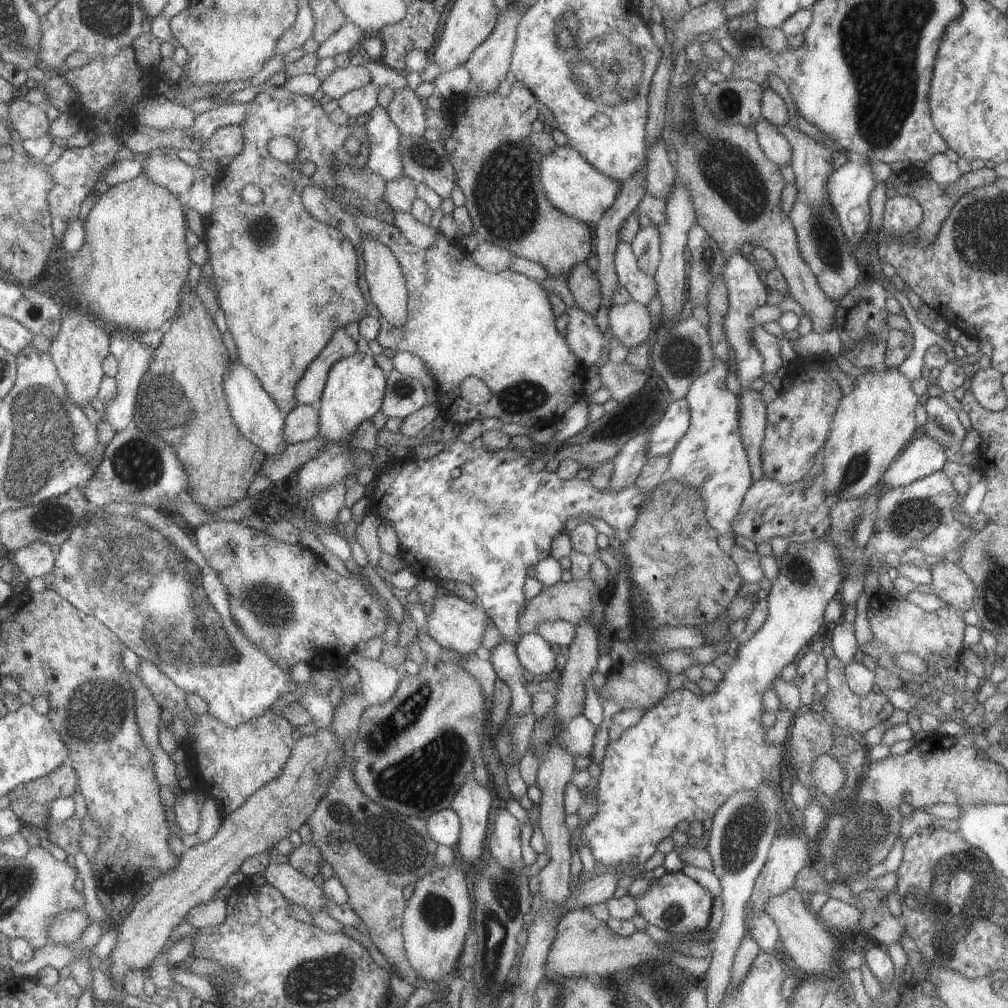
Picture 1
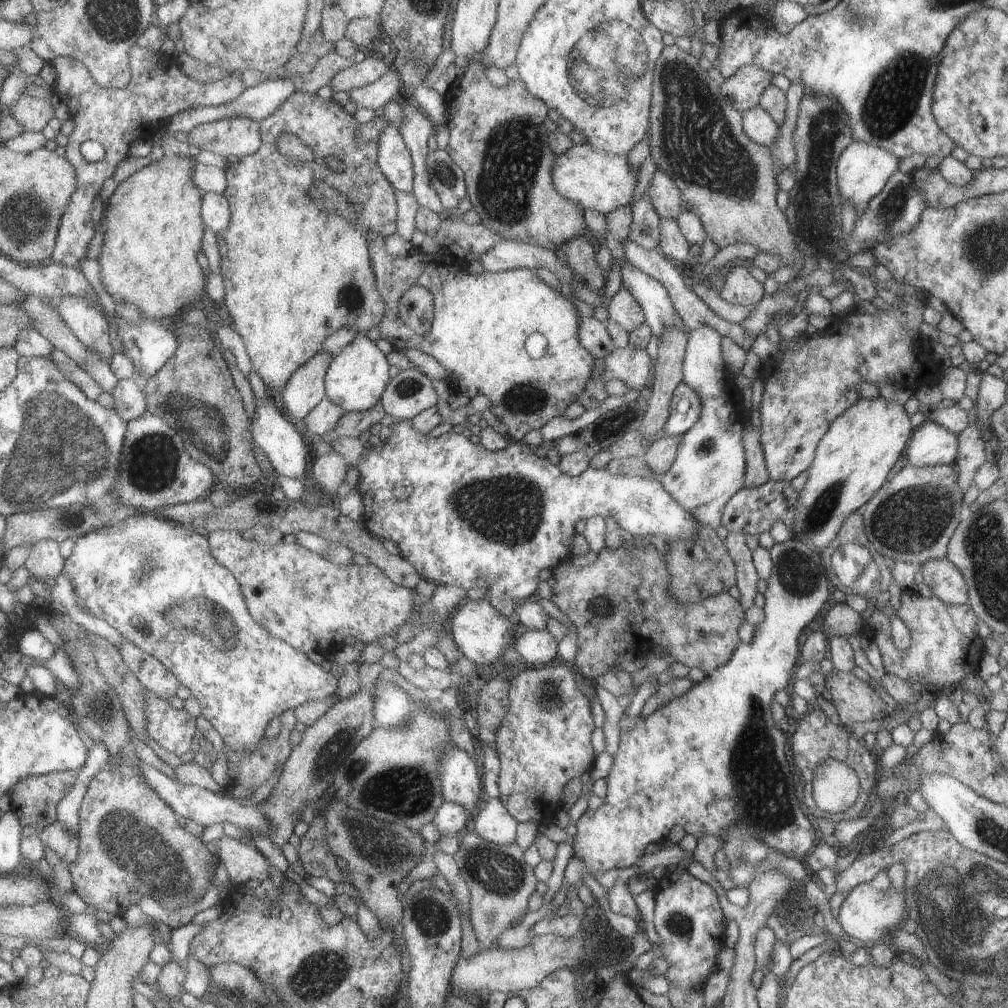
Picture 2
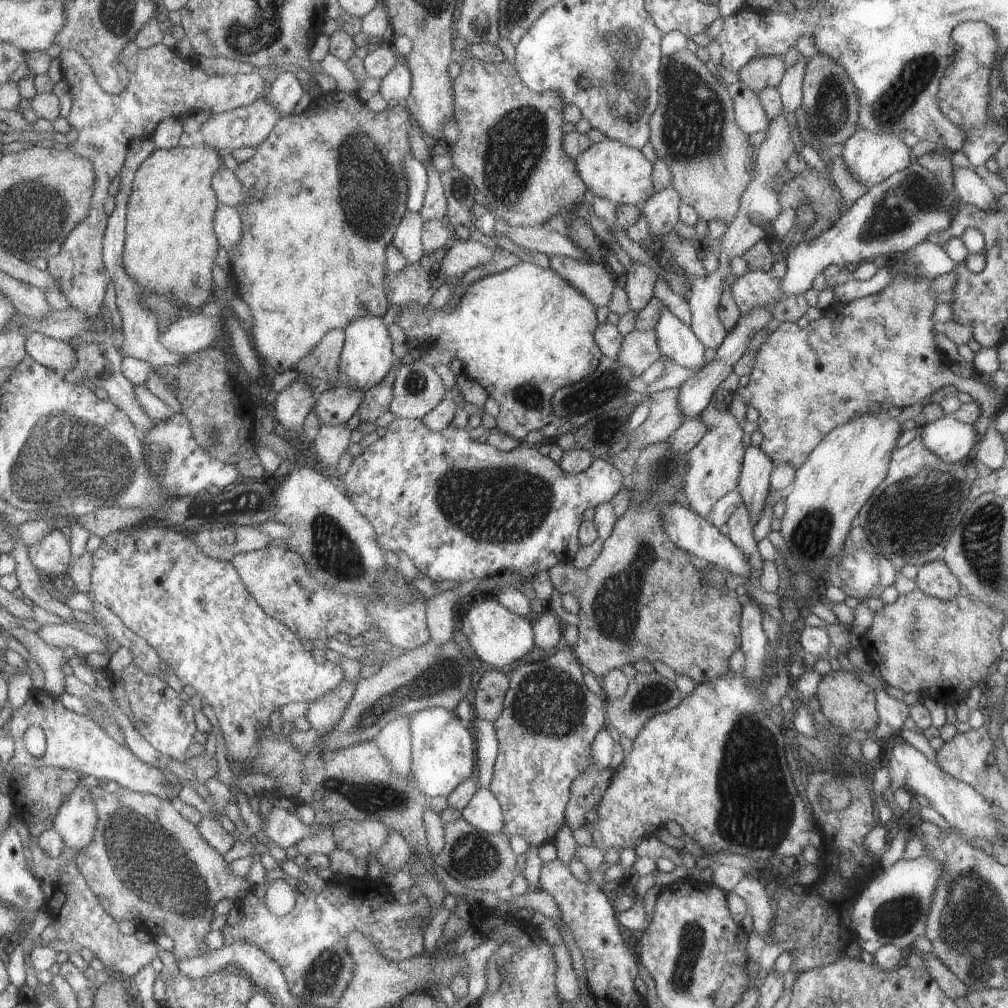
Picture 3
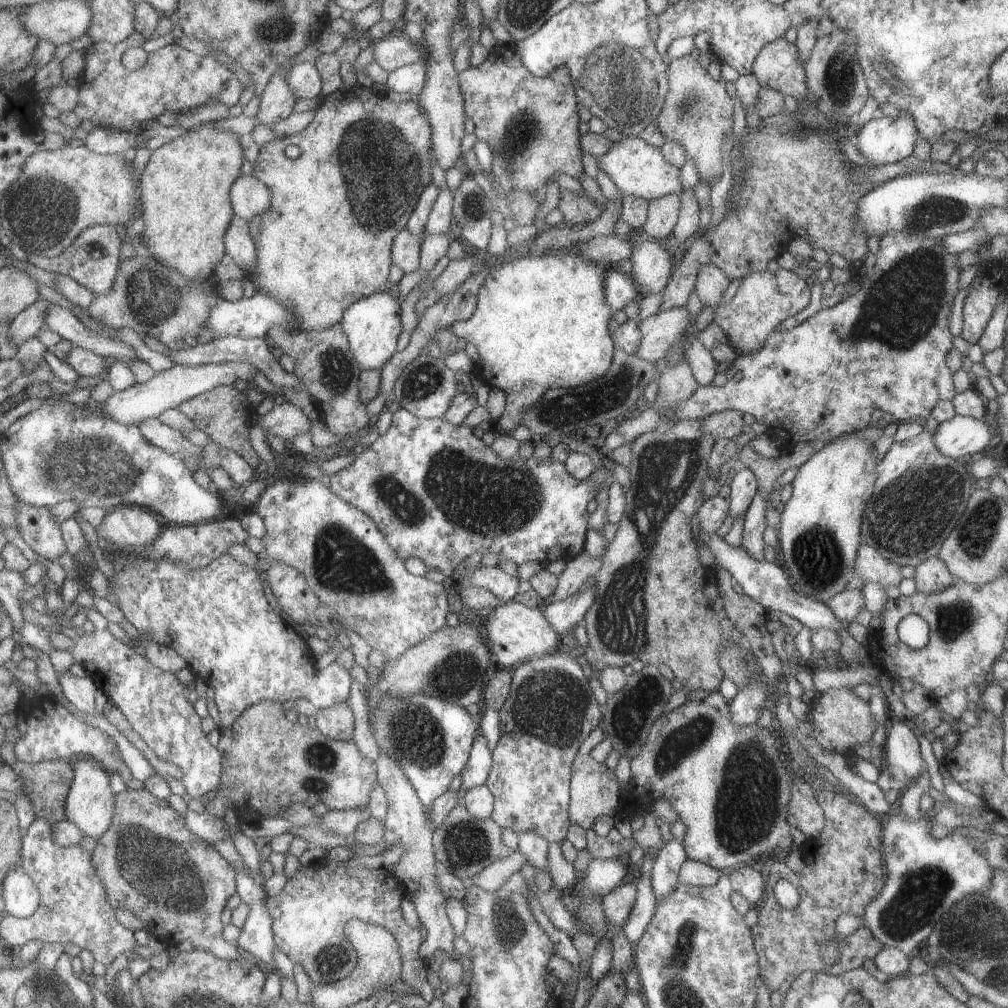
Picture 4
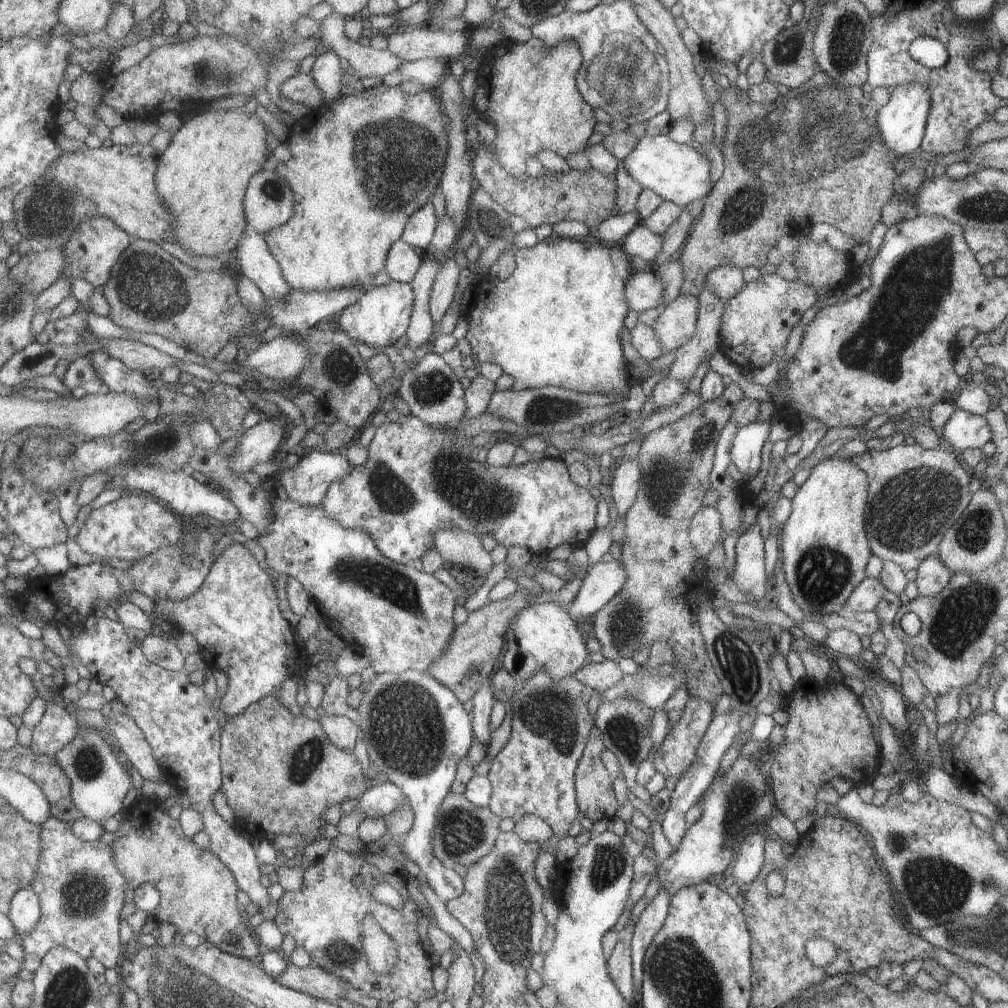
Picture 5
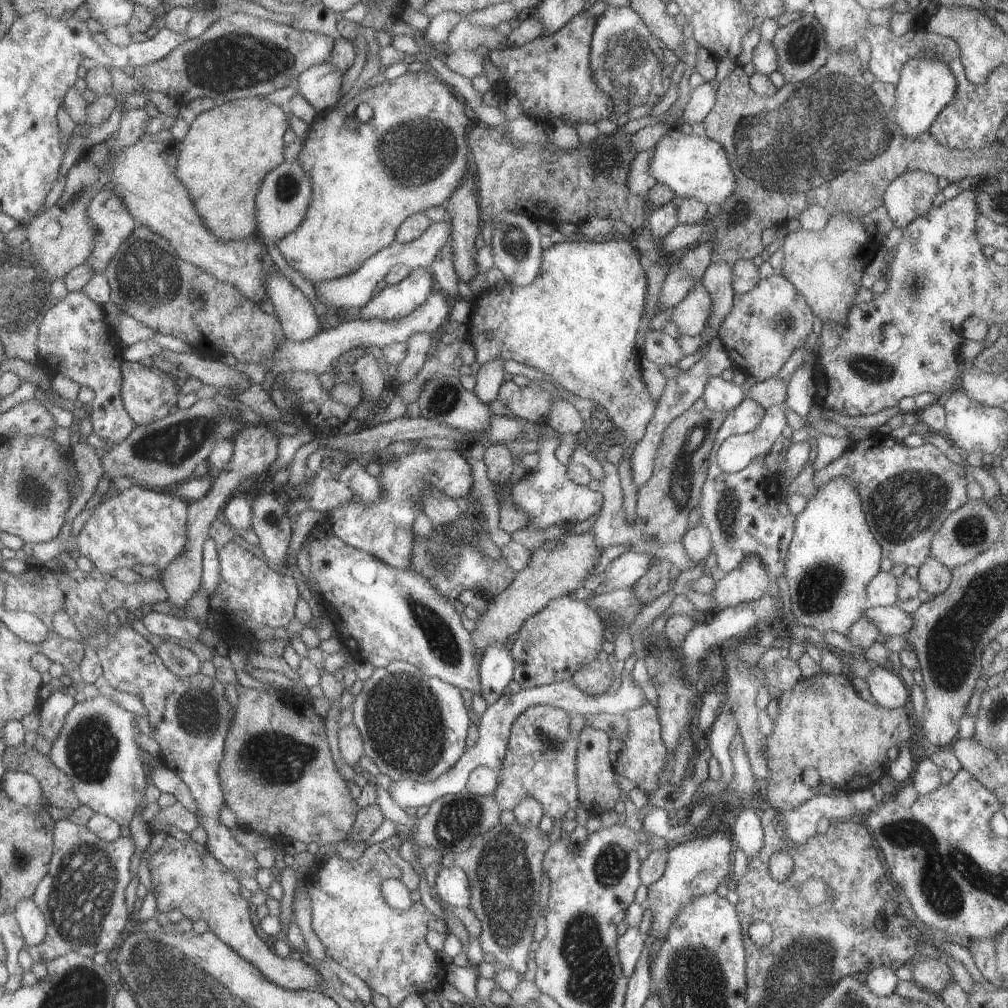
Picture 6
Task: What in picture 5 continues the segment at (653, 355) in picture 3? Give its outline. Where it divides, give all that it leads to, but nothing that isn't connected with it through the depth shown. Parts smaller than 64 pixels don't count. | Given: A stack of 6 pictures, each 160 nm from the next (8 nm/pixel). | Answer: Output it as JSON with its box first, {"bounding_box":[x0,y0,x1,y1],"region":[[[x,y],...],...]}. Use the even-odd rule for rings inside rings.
{"bounding_box":[650,293,698,354],"region":[[[679,293],[650,325],[665,354],[685,344],[695,332],[698,302],[696,297]]]}

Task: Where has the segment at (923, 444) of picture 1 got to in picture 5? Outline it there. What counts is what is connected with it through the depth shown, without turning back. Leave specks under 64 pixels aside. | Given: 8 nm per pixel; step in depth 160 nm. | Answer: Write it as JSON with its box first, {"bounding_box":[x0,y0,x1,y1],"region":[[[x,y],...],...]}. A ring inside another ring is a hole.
{"bounding_box":[941,409,991,454],"region":[[[954,409],[941,428],[943,441],[953,447],[956,454],[965,448],[980,448],[991,440],[991,430],[983,417]]]}

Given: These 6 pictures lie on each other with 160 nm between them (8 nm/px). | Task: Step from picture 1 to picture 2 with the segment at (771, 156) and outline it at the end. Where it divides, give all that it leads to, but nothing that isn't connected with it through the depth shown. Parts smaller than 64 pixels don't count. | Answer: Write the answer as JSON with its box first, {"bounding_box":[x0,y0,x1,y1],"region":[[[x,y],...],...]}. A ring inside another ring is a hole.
{"bounding_box":[741,107,779,147],"region":[[[761,107],[741,112],[744,133],[759,146],[769,147],[778,136],[779,126]]]}

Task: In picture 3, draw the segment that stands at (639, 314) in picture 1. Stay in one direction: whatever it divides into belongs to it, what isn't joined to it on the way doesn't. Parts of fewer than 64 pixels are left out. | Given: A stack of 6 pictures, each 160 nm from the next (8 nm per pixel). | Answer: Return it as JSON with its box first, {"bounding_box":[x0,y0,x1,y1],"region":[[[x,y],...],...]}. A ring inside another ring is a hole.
{"bounding_box":[624,261,658,313],"region":[[[637,261],[626,270],[624,292],[627,296],[628,310],[638,313],[652,297],[653,282],[658,278],[646,266]]]}

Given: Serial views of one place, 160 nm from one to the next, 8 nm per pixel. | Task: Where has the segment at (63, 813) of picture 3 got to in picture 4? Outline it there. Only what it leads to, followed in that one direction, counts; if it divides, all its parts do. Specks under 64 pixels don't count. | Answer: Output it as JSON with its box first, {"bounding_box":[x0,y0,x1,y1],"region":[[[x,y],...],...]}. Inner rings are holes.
{"bounding_box":[66,757,116,839],"region":[[[91,757],[77,758],[74,767],[75,778],[66,802],[66,814],[84,836],[100,839],[112,825],[116,813],[116,794],[109,784],[109,773],[101,764]]]}

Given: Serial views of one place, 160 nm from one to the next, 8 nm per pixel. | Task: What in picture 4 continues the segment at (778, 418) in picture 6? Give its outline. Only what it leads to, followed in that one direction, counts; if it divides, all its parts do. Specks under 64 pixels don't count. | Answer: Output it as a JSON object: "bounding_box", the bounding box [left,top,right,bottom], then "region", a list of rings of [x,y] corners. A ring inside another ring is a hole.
{"bounding_box":[728,464,759,520],"region":[[[738,464],[736,471],[733,479],[729,480],[728,515],[732,520],[744,516],[749,503],[759,488],[755,475],[747,467]]]}

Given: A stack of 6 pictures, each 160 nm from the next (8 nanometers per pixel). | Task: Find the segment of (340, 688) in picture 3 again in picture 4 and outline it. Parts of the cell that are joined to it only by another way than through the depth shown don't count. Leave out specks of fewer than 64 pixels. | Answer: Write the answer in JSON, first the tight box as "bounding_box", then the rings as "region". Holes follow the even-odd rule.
{"bounding_box":[316,701,353,741],"region":[[[347,701],[324,709],[316,709],[316,729],[327,738],[349,741],[353,734],[353,714]]]}

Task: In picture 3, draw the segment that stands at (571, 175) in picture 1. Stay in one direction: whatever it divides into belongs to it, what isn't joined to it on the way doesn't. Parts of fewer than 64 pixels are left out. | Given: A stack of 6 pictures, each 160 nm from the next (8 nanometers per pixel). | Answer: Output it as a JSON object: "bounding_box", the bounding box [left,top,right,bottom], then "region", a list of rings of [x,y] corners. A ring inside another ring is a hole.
{"bounding_box":[572,139,652,208],"region":[[[604,139],[591,143],[572,159],[574,171],[592,195],[610,200],[614,205],[633,205],[638,208],[652,192],[652,164],[639,149],[625,146],[616,140]]]}

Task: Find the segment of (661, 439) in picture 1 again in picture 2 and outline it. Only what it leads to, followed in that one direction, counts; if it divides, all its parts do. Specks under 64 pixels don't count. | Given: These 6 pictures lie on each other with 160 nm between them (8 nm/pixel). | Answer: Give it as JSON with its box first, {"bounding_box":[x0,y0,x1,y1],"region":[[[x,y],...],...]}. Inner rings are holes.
{"bounding_box":[661,382,699,436],"region":[[[683,382],[677,384],[670,400],[670,411],[663,425],[661,436],[682,435],[695,424],[699,413],[699,397]]]}

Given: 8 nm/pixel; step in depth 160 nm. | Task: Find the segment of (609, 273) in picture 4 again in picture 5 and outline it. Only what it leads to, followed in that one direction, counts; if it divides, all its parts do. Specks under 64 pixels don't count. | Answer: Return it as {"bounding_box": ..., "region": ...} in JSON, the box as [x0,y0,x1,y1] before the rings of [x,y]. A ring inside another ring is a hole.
{"bounding_box":[623,269,665,312],"region":[[[654,269],[632,270],[624,282],[623,298],[628,310],[640,311],[655,308],[661,312],[665,305],[660,304],[662,286]]]}

